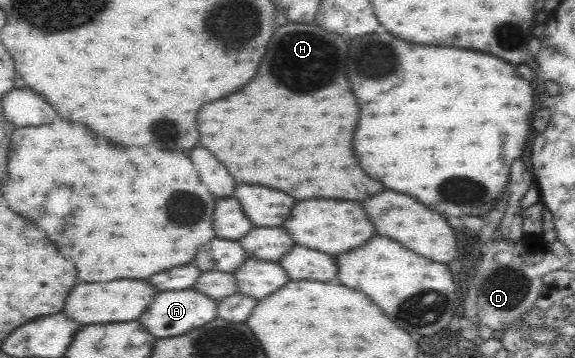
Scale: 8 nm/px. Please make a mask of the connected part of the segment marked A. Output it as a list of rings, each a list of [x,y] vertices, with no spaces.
[[[193,288],[181,289],[179,291],[165,291],[157,293],[155,301],[147,307],[147,311],[139,317],[139,323],[157,339],[165,337],[177,337],[191,329],[206,325],[209,321],[217,318],[216,300],[209,296],[195,291]]]

